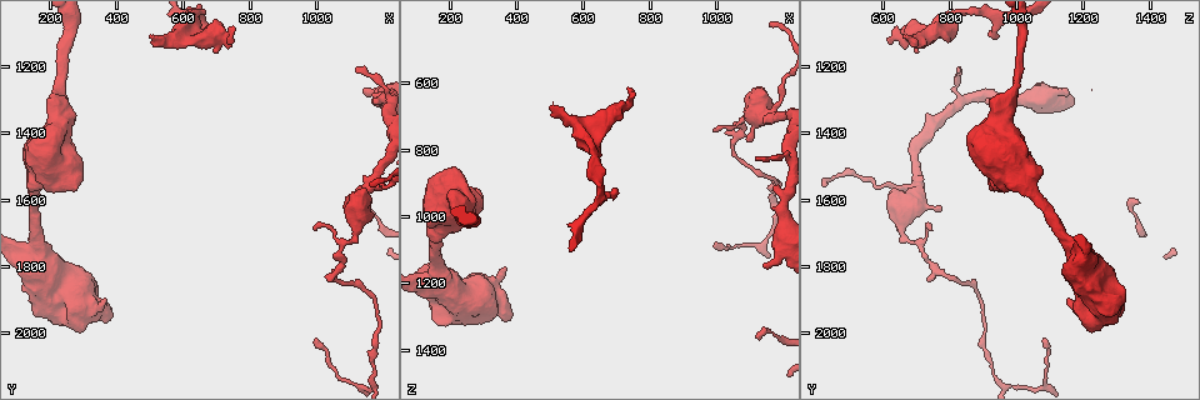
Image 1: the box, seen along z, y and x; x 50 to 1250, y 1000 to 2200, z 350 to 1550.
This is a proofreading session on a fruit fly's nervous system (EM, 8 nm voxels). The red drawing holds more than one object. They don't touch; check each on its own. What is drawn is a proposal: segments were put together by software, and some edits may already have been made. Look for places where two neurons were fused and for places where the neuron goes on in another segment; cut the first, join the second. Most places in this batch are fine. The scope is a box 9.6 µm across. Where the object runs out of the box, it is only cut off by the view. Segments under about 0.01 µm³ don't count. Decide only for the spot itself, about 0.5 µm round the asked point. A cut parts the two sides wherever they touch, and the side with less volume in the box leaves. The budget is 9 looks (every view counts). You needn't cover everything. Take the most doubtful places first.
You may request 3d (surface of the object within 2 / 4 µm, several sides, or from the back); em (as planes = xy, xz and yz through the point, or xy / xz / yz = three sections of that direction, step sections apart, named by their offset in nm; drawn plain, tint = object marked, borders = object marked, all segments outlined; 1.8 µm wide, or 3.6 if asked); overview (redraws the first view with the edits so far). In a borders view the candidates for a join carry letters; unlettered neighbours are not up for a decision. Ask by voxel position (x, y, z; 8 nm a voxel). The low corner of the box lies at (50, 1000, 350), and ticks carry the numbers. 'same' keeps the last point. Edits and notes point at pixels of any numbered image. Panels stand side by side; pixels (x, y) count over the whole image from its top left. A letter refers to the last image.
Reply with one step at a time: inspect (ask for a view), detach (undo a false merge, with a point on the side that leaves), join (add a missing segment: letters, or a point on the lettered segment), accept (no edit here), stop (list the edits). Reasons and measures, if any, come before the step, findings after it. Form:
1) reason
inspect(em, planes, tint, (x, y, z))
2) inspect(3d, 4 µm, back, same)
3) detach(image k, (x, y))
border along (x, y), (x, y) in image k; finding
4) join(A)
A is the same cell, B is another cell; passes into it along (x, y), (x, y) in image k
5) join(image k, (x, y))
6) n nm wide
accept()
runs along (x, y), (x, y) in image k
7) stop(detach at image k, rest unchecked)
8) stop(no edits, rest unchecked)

an open end
inspect(em, yz, step 8, borders, (740, 1120, 610))

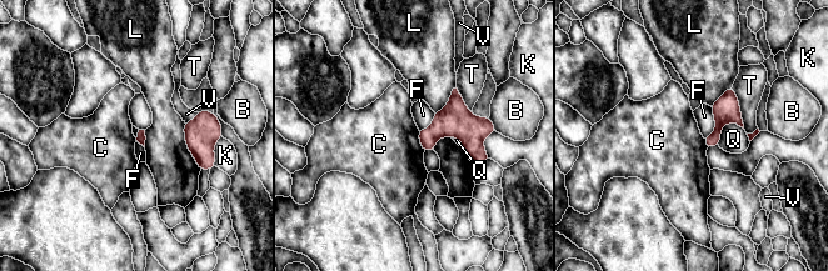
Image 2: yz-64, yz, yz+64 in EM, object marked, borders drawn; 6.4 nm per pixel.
inspect(em, planes, borders, same)

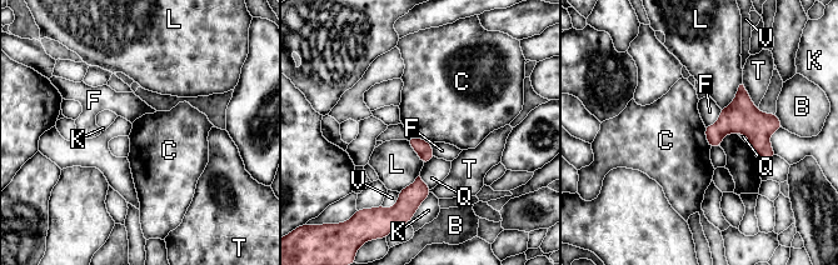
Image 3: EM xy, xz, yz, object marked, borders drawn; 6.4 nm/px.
L touches over 220 nm
accept()
B, C, F, K, L, Q, T and V are other cells; border along (704, 125), (704, 135), (711, 148) in image 3; none of them fits

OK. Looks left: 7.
branch stops here
inspect(3d, 2 µm, (360, 1900, 1160))

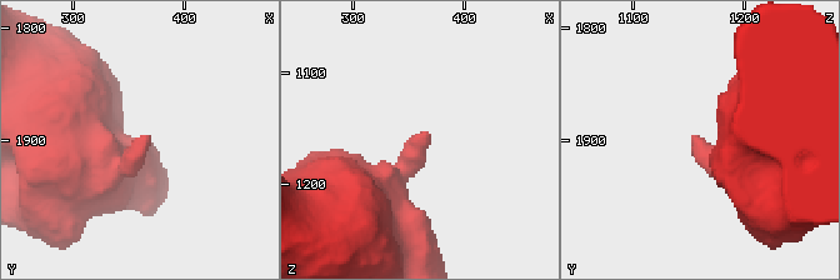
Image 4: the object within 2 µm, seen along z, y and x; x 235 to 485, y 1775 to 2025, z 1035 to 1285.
shape alone is not enough
inspect(em, yz, step 8, tint, (366, 1898, 1150))

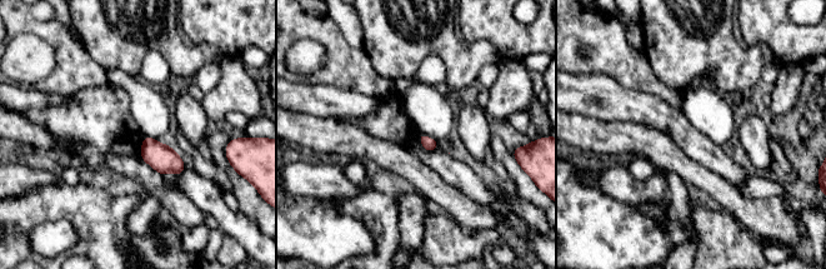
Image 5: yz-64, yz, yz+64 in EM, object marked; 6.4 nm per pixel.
inspect(em, planes, borders, same)

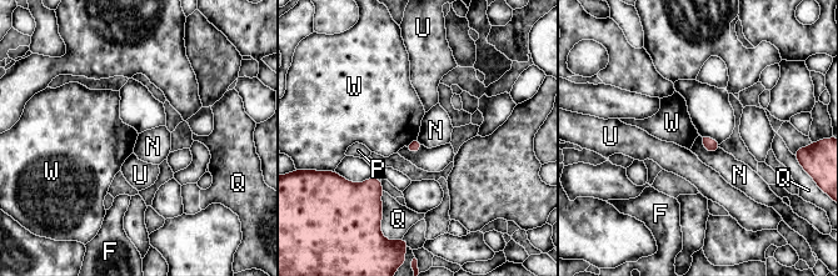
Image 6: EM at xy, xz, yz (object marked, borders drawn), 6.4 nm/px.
accept()
F, N, P, Q, U and W are other cells; no lettered segment goes on from it

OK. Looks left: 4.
thin end
inspect(em, planes, borders, (710, 1100, 920))

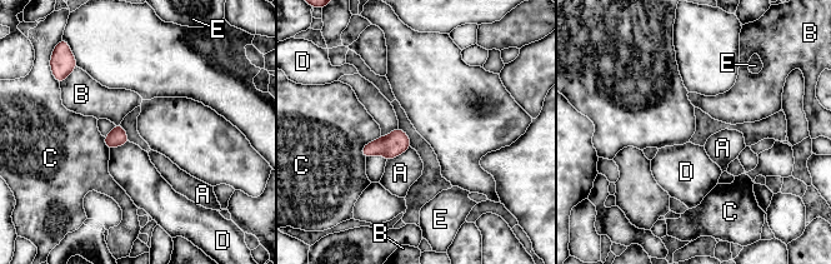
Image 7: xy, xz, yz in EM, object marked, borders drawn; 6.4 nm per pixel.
120 nm wide
accept()
A, B, C, D and E are other cells; border along (129, 142), (109, 149) in image 7; no lettered segment goes on from it

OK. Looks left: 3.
sharp bend
inspect(em, planes, borders, (1120, 1600, 690))

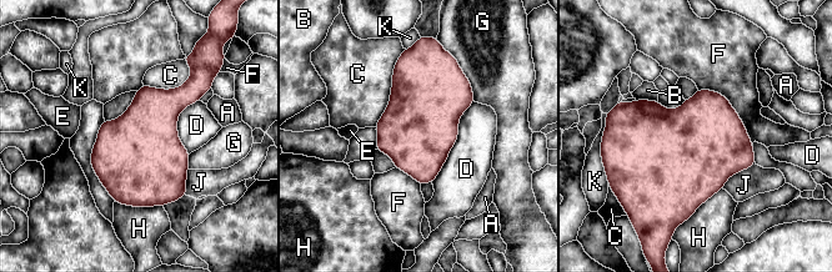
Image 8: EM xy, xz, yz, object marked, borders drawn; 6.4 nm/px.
accept()
A, B, C, D, E, F, G, H, J and K are other cells; border along (474, 101), (431, 182) in image 8; continuous, no second neuron

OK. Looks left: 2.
stop(no edits, rest unchecked)

